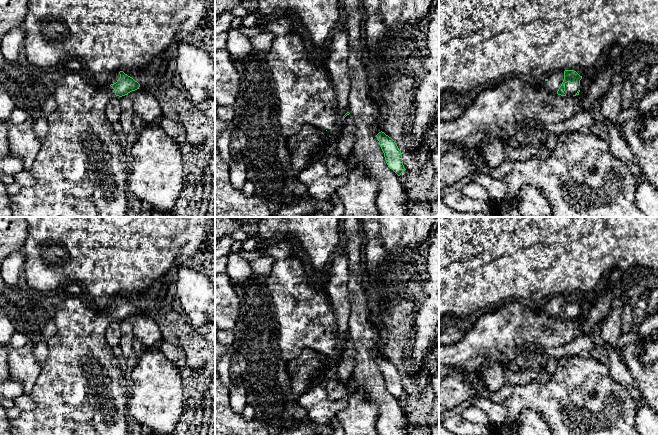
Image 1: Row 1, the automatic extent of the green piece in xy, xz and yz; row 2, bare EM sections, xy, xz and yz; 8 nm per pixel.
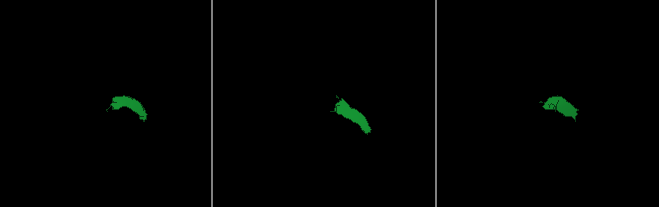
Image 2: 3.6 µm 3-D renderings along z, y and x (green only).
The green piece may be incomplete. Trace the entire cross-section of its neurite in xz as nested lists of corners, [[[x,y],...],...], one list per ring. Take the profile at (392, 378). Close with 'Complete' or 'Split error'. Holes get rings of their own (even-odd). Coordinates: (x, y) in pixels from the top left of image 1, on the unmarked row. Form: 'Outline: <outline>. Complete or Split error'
Outline: [[[379,356],[377,359],[380,371],[384,377],[386,387],[398,400],[405,395],[401,375],[395,365],[386,359],[384,356]]]. Complete

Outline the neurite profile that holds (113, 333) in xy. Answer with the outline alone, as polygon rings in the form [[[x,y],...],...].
[[[115,319],[111,322],[111,324],[106,330],[106,340],[111,347],[119,346],[121,338],[120,326],[121,321]]]

